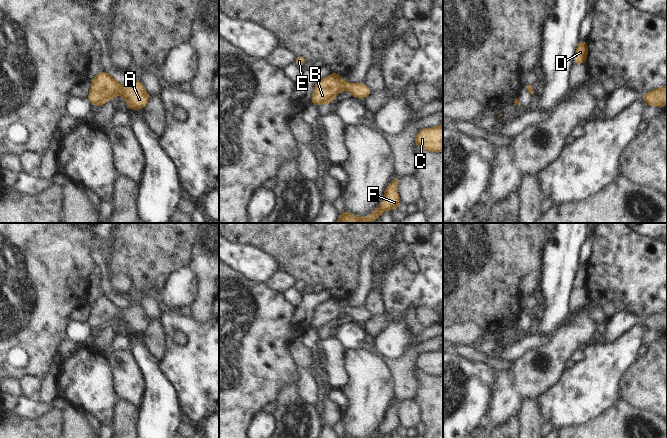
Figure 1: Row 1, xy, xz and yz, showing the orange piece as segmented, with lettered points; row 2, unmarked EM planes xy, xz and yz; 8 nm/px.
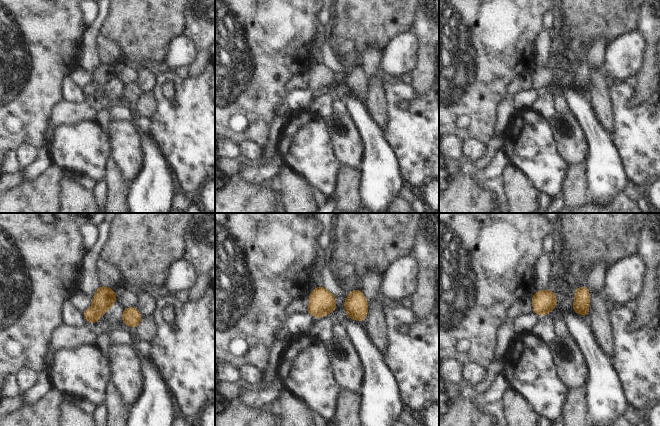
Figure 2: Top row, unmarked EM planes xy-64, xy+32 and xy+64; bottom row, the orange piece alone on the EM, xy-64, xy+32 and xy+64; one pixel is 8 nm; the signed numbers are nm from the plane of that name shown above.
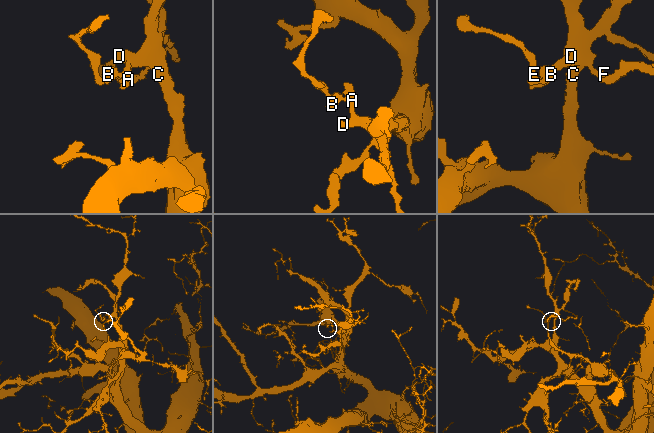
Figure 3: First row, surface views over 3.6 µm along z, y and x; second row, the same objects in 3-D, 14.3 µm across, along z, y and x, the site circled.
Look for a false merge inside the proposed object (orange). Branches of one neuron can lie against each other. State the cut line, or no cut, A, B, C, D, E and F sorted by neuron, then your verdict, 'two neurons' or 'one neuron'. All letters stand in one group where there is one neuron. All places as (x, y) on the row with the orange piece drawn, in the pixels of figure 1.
cut none; groups A B C D E F; one neuron

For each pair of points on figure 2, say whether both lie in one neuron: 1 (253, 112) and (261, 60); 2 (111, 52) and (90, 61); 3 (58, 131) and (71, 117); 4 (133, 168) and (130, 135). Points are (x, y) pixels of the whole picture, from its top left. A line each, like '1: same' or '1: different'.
1: same
2: different
3: different
4: same

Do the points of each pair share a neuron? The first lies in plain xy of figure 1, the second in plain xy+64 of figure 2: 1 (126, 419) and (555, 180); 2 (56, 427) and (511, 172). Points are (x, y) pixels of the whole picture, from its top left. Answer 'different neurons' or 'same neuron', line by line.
1: different neurons
2: different neurons

